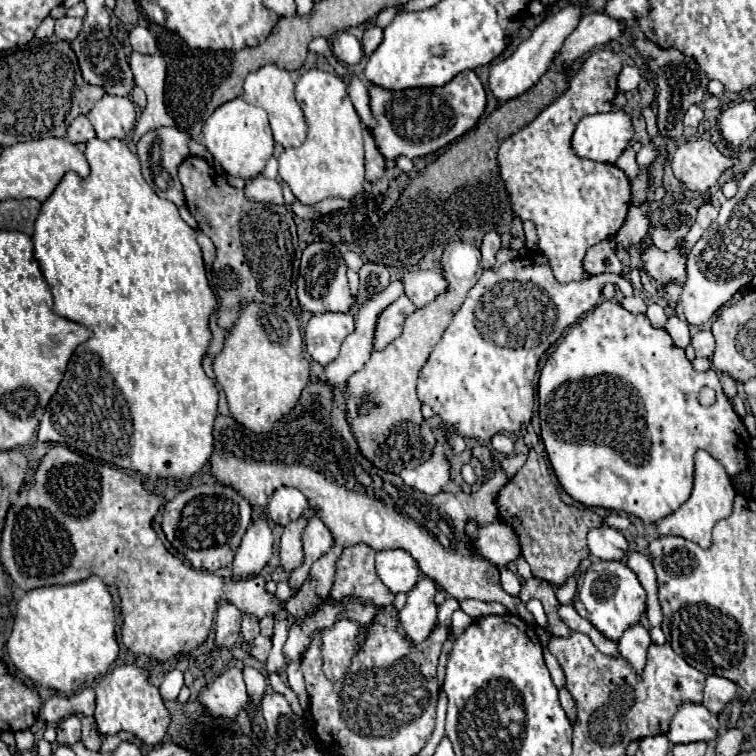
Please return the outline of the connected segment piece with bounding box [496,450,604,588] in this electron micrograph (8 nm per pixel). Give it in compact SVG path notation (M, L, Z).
M530 450L528 460L518 470L518 474L510 478L510 482L500 490L496 504L500 510L500 518L516 528L522 556L530 564L534 578L546 580L554 588L564 586L566 580L576 574L580 562L590 556L590 550L586 546L588 530L604 524L604 520L596 512L584 506L568 506L562 502L552 482L546 460L534 450Z

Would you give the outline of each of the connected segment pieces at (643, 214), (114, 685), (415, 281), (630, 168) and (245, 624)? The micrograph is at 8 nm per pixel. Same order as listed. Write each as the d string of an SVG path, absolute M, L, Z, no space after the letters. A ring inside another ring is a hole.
M644 200L640 206L630 206L626 222L616 234L616 248L628 248L640 244L650 232L650 200Z
M130 664L130 666L118 666L104 676L102 688L98 686L94 720L96 720L96 730L102 736L116 736L120 730L126 730L136 734L146 744L160 744L170 724L170 712L164 706L158 688L150 682L150 670Z
M404 272L402 276L404 294L412 300L416 308L424 308L430 304L440 292L444 292L444 276L440 272Z
M636 146L624 150L622 156L616 160L616 166L622 168L622 170L628 174L630 180L634 180L634 178L640 174L640 168L638 168L638 164L636 164Z
M242 614L242 636L244 636L244 642L252 642L258 634L260 634L258 622Z

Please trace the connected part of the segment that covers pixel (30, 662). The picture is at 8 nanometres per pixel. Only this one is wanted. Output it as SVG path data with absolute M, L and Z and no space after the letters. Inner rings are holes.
M90 576L74 584L26 592L16 604L6 648L14 666L40 686L62 694L90 686L110 670L120 652L116 640L116 610L108 586L102 578Z

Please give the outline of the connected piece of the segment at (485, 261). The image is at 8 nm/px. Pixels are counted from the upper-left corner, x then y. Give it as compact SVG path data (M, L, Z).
M488 232L482 240L480 252L482 252L482 266L492 268L496 262L496 252L500 250L500 236L496 232Z

